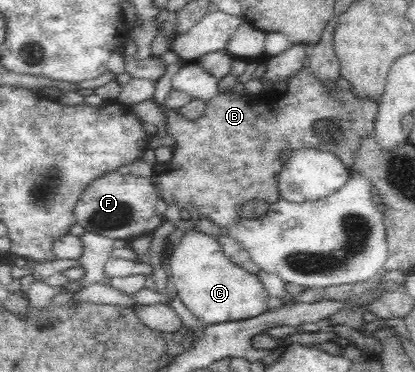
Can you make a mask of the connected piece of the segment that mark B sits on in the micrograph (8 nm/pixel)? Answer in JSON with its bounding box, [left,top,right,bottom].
[149,68,378,228]

